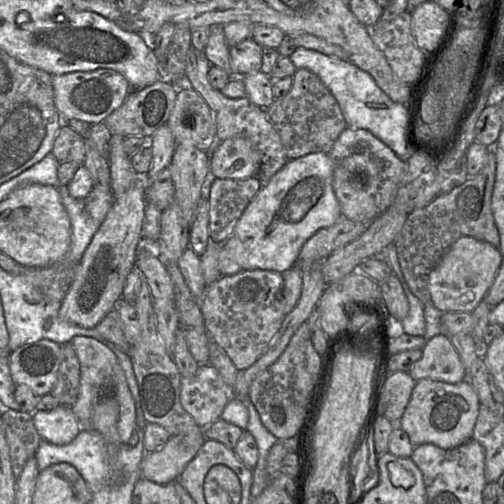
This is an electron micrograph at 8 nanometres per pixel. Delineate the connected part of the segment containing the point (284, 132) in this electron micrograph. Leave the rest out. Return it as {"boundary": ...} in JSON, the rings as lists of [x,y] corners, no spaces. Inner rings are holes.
{"boundary":[[[305,68],[295,70],[290,91],[284,98],[275,99],[265,112],[280,136],[288,160],[317,152],[329,154],[339,135],[347,128],[335,97],[316,74]]]}

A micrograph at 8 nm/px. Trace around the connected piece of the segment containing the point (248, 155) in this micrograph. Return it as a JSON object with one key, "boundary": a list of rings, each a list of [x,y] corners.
{"boundary":[[[246,138],[226,139],[208,153],[212,178],[245,179],[258,173],[260,154]]]}

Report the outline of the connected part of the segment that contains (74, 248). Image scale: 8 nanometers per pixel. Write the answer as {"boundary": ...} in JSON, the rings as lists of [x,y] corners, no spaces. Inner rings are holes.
{"boundary":[[[57,188],[65,210],[71,223],[71,243],[66,256],[60,262],[78,264],[85,250],[90,244],[93,235],[100,226],[100,222],[90,217],[84,208],[84,200],[70,196],[67,188]]]}

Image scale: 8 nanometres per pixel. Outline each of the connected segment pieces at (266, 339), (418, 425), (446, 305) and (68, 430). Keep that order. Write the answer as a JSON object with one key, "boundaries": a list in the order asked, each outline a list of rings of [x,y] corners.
{"boundaries":[[[[241,270],[232,275],[222,275],[207,287],[200,308],[206,332],[229,356],[238,370],[252,366],[268,349],[269,344],[285,318],[283,304],[283,277],[272,270]]],[[[421,379],[415,383],[399,424],[414,447],[429,443],[442,449],[452,449],[472,438],[479,407],[478,395],[467,379],[456,384]]],[[[470,236],[456,240],[430,272],[432,304],[441,312],[469,312],[484,299],[499,270],[503,255],[498,247]]],[[[60,405],[49,411],[34,411],[33,423],[41,438],[51,444],[66,445],[82,431],[70,406]]]]}

